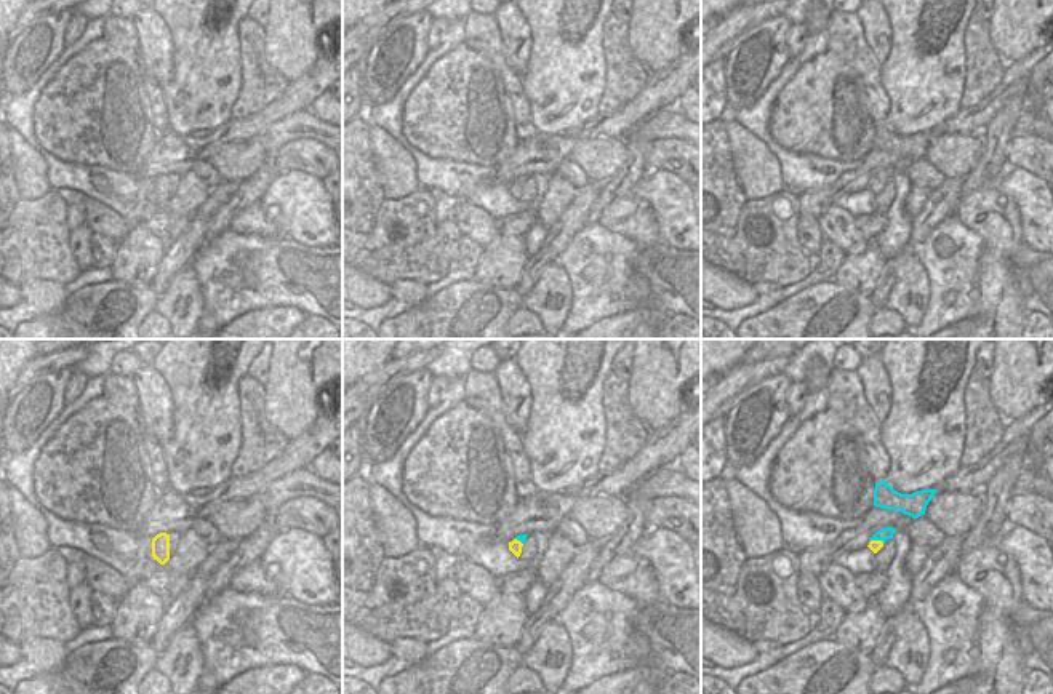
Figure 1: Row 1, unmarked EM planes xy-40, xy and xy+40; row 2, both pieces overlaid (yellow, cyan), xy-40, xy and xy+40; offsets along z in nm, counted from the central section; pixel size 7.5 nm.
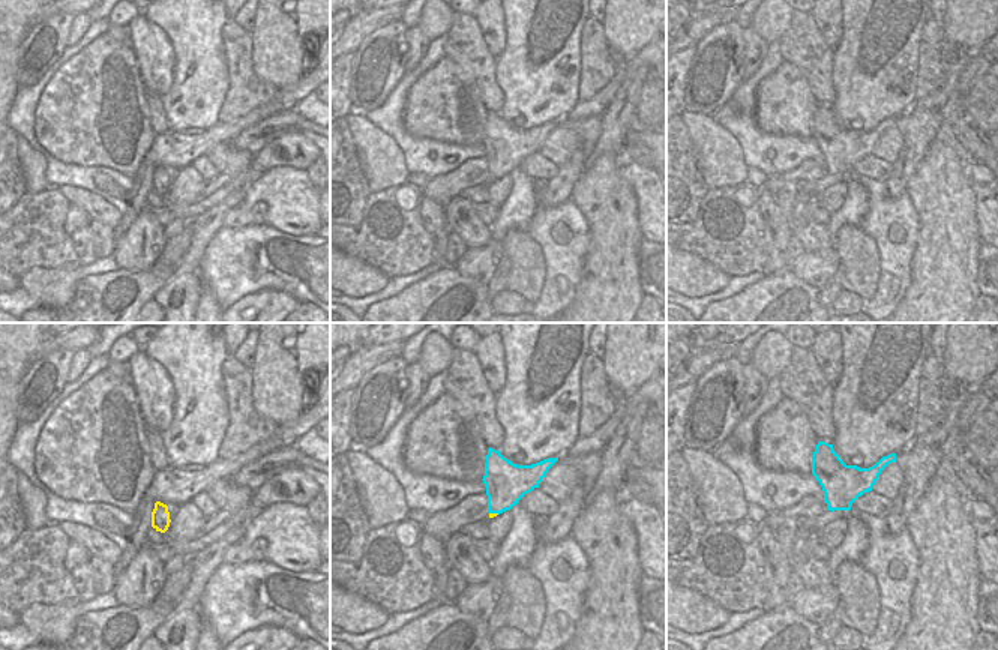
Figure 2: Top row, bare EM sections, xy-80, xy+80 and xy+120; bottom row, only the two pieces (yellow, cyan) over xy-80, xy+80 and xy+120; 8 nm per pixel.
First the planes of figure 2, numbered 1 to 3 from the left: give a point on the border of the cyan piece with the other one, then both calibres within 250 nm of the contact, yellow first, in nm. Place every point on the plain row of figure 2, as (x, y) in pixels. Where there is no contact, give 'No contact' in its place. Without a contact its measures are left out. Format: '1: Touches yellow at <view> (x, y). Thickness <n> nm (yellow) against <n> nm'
1: No contact
2: Touches yellow at xy+80 (494, 177). Thickness 50 nm (yellow) against 320 nm
3: No contact

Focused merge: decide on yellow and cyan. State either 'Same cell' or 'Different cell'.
Different cell

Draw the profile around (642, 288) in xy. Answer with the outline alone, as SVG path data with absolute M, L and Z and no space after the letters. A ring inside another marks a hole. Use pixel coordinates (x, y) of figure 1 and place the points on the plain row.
M634 278L635 285L635 304L647 309L651 304L650 285L645 278Z

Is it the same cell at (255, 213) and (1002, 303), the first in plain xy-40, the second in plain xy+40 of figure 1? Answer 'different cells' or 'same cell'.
same cell

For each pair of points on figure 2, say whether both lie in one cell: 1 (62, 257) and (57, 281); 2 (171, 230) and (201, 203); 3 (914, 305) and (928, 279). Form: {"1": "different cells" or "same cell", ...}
{"1": "different cells", "2": "different cells", "3": "same cell"}

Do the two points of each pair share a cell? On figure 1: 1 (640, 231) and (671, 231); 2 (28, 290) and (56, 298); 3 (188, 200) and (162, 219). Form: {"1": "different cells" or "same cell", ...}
{"1": "different cells", "2": "same cell", "3": "different cells"}

